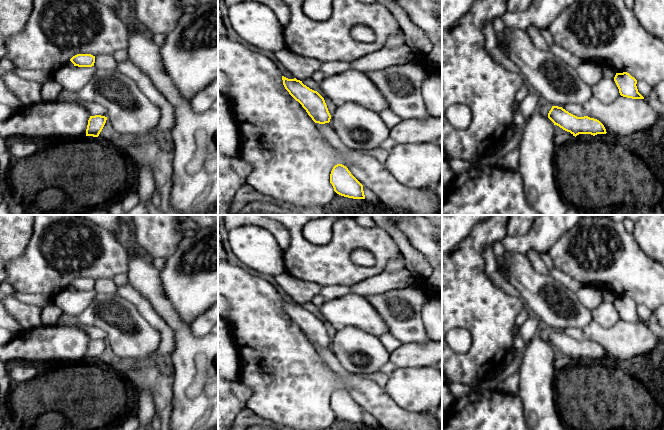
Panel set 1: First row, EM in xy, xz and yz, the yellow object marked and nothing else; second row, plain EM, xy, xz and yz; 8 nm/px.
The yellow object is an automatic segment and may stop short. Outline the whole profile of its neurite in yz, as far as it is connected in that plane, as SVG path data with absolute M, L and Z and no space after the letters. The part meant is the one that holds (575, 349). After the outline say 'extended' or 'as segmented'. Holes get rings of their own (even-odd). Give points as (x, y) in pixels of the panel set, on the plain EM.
M552 330L548 342L563 354L570 356L573 360L579 358L606 358L604 349L597 343L588 340L577 341L562 331Z; as segmented

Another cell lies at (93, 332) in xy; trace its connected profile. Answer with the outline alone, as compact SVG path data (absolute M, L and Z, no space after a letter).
M74 325L74 326L82 328L88 334L91 340L101 339L107 341L107 333L101 328L88 325Z

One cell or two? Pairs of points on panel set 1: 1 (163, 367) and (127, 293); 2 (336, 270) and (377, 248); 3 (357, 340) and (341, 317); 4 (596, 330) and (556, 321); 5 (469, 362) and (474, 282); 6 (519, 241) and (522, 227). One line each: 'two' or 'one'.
1: one
2: one
3: two
4: two
5: one
6: two

